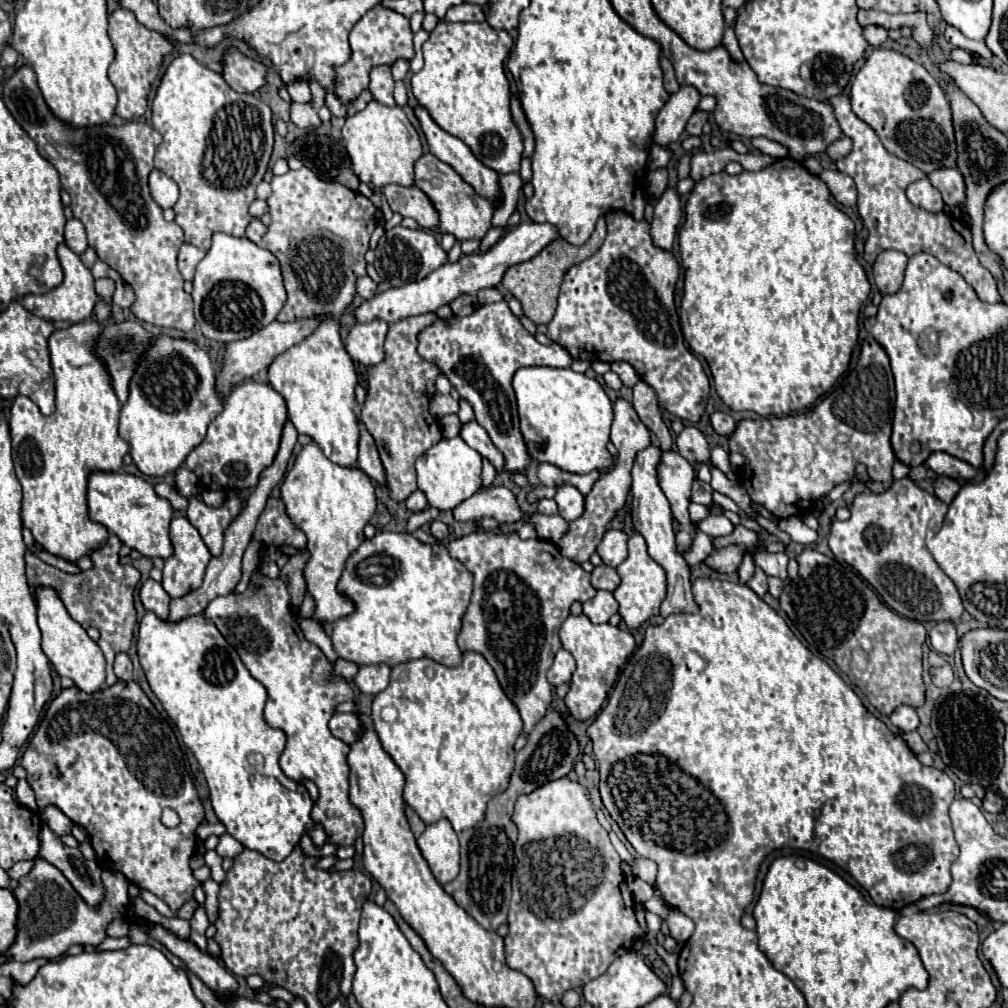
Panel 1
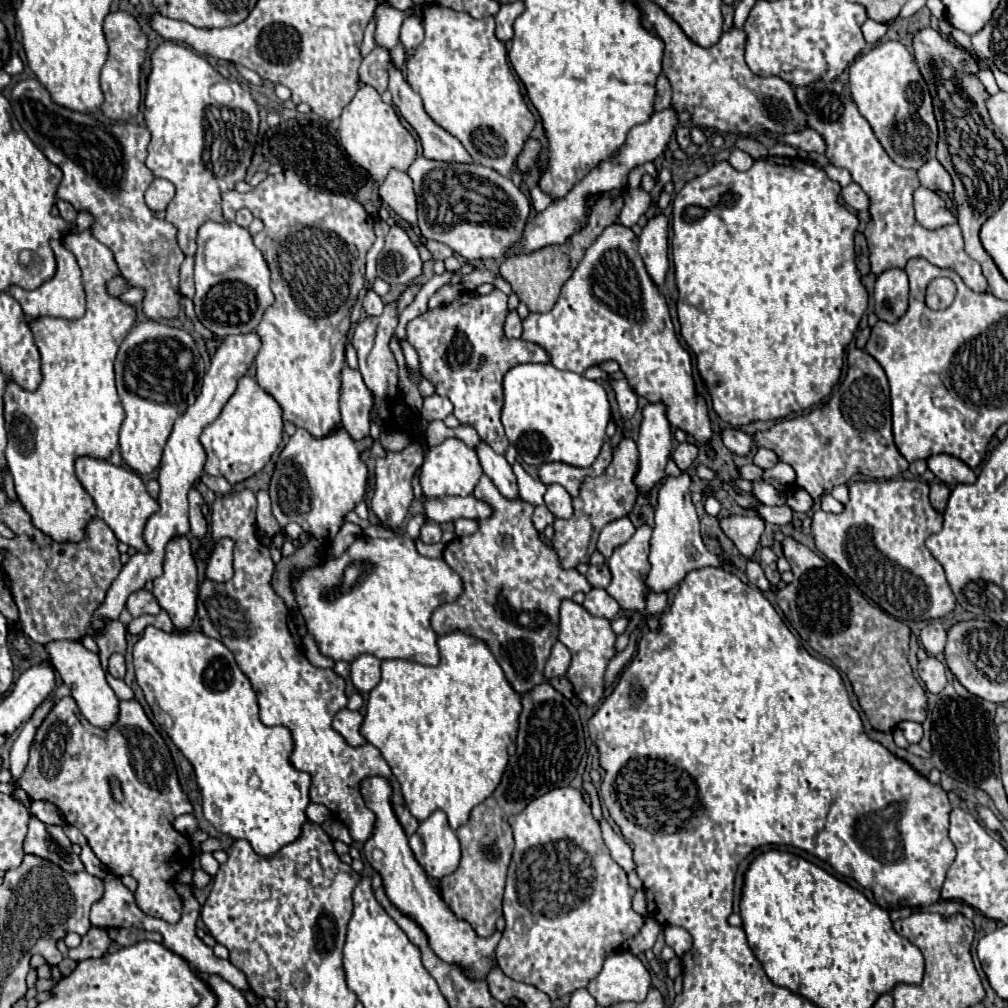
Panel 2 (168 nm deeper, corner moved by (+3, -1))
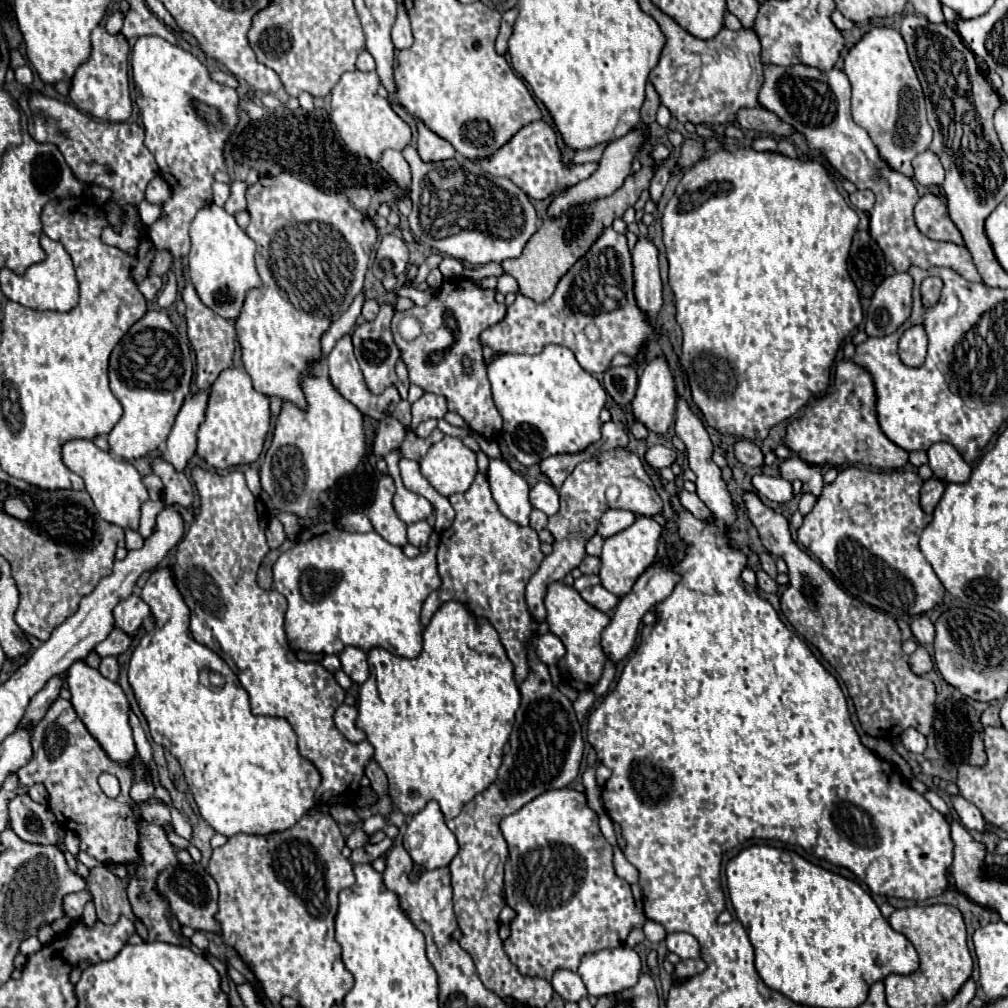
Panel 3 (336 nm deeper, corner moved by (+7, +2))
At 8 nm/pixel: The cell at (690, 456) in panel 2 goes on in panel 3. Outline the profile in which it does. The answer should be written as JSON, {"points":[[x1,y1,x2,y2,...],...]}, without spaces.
{"points":[[652,445,646,455,644,455,646,463,652,467,652,469,662,469,662,467,670,467,676,459,676,451,674,449,668,449,664,445]]}

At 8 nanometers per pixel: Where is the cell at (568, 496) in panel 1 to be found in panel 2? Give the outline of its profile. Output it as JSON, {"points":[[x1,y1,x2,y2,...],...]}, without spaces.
{"points":[[552,484,548,486,546,494,544,494,544,504,548,506,548,510,556,516,556,518,570,518,574,508,572,508,572,498,568,496,568,492,564,488,560,488,560,484]]}

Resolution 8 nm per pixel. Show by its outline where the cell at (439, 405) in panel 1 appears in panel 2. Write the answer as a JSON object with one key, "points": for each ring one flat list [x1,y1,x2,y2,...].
{"points":[[434,394,430,398,424,398,424,406,422,406,420,414,428,422,432,422,432,420,444,420,448,414,452,414,452,402,448,398,442,398,442,396]]}

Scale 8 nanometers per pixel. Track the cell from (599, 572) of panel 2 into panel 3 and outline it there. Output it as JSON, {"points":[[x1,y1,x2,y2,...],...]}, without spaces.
{"points":[[586,555,578,567,584,575,592,575,592,573,598,573,600,571,600,559,598,557,590,557]]}

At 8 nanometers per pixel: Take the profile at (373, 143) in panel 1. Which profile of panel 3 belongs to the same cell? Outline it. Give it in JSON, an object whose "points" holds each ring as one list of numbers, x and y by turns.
{"points":[[348,71,340,77,340,81,332,89,332,121,348,145,348,149,356,155,368,157,370,161,378,161,384,149,398,149,402,151,410,143,410,127,404,123,390,103,376,93,380,79,376,71]]}

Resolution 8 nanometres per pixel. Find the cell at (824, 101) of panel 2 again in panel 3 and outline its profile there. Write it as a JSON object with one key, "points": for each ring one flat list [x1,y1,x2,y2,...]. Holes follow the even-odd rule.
{"points":[[764,65,764,85,760,87,758,101,764,109,778,115,780,121,802,133,810,149,826,153,832,167,858,189,870,189,876,195,874,209,870,211,870,235,876,239,886,261,894,265,896,271,906,271,910,265,920,269,948,267,968,281,982,281,968,249,954,243,932,241,918,231,912,217,914,195,918,195,918,191,910,177,892,171,884,161,880,161,866,129,854,123,850,113,850,81,840,69,834,67,830,71,820,71,808,65],[848,159,854,161,854,165,848,165]]}

